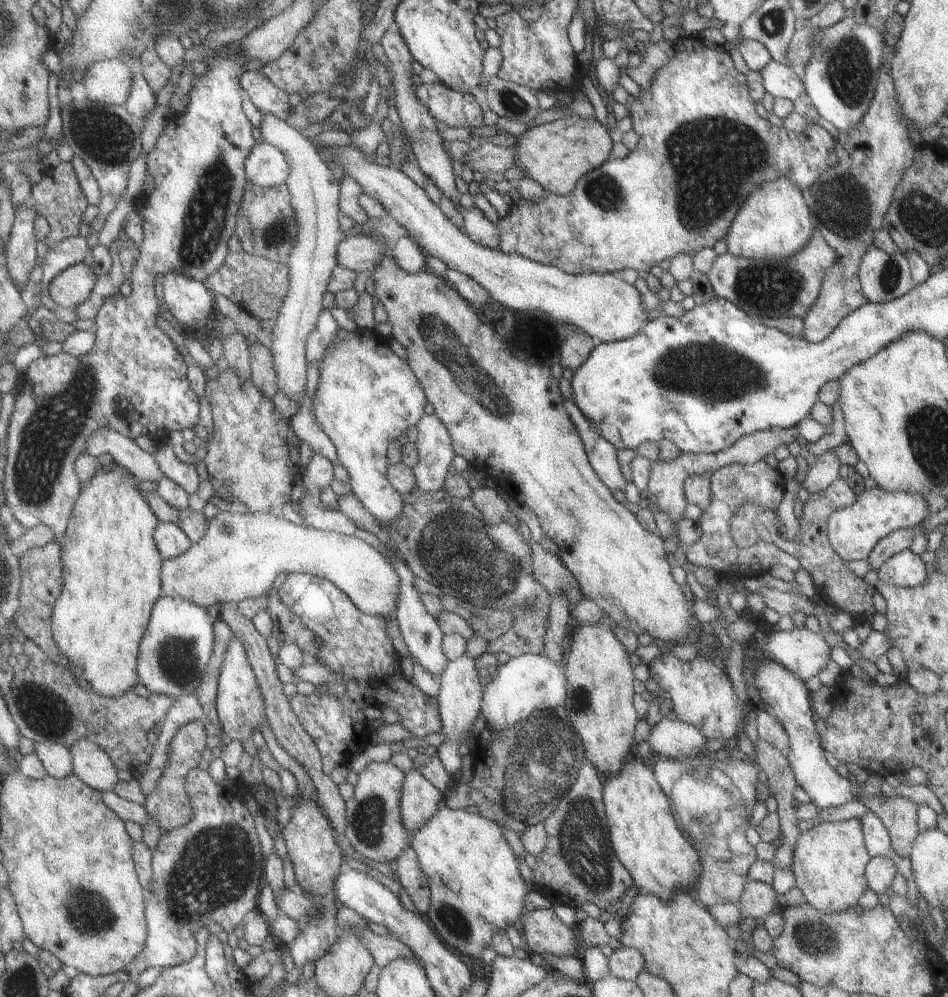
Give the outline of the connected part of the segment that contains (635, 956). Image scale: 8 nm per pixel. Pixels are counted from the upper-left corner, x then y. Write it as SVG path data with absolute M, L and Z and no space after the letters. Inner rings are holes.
M630 947L608 951L609 975L626 981L635 981L642 970L645 970L642 954Z

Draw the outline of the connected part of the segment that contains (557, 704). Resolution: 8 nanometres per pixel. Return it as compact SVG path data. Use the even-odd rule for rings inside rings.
M522 654L498 665L496 676L483 688L480 712L486 719L487 729L503 730L537 711L564 708L566 700L568 690L563 662L554 662L541 655Z

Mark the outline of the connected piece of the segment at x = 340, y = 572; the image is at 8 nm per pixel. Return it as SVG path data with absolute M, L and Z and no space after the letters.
M219 510L209 522L208 533L183 556L166 559L162 570L163 597L180 598L194 602L204 608L212 608L219 603L241 602L250 598L267 596L282 573L311 573L322 576L340 587L354 603L368 614L378 614L393 619L398 612L402 578L396 567L380 550L372 544L340 532L300 526L284 517L264 512L230 512Z

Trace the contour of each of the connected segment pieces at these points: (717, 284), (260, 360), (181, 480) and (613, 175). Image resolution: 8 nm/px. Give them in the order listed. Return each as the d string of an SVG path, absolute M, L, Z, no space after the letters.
M814 226L808 244L792 258L750 259L726 252L717 256L707 276L715 296L730 300L754 320L762 316L802 318L818 299L826 270L836 262L836 258L836 252L826 244L820 230Z
M252 340L249 342L249 345L253 354L253 380L256 382L256 386L264 390L264 394L274 398L280 392L274 354L266 352L266 348L261 342Z
M162 444L158 445L157 449L158 451L154 453L154 456L160 462L166 477L174 480L180 486L184 486L190 492L190 495L196 494L200 490L200 484L203 482L200 474L198 474L198 466L180 460L172 446L168 448Z
M684 36L675 43L676 54L670 56L667 64L661 66L652 78L650 90L641 88L638 96L630 96L629 118L633 122L633 129L640 138L638 145L634 150L622 158L622 160L606 160L602 166L584 174L572 192L568 195L556 195L548 190L544 190L542 199L539 202L532 202L530 199L520 198L520 201L510 207L508 214L503 218L499 218L496 226L498 230L499 244L498 249L503 252L512 252L520 254L523 258L540 262L541 264L550 264L557 267L561 272L570 275L580 274L617 274L624 269L634 269L636 271L649 272L652 267L658 266L661 261L666 258L673 260L678 254L686 252L686 254L696 255L704 248L713 248L716 242L722 240L728 234L728 228L732 224L732 220L736 218L736 212L740 208L740 204L744 202L744 198L762 182L780 178L780 176L788 176L796 186L803 190L805 194L810 186L826 172L830 170L830 166L836 164L835 140L829 134L825 127L808 124L807 127L798 132L792 132L780 126L773 126L769 120L764 120L756 113L756 102L752 102L752 98L748 96L748 86L744 82L744 74L736 70L730 53L723 46L708 48L703 45L698 38L693 36Z

